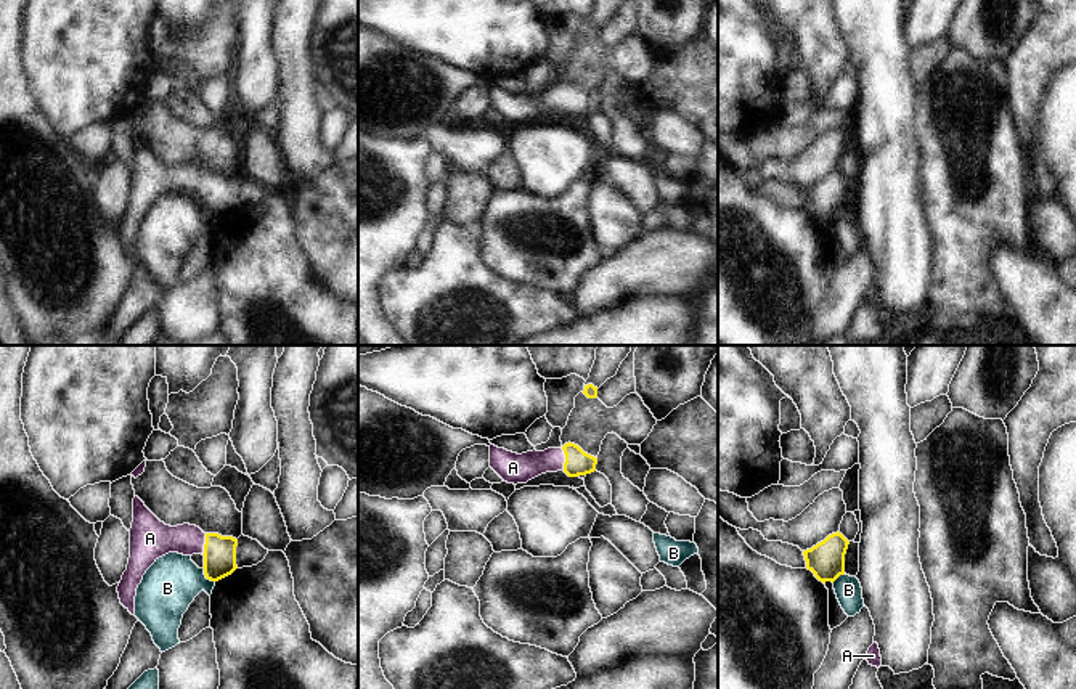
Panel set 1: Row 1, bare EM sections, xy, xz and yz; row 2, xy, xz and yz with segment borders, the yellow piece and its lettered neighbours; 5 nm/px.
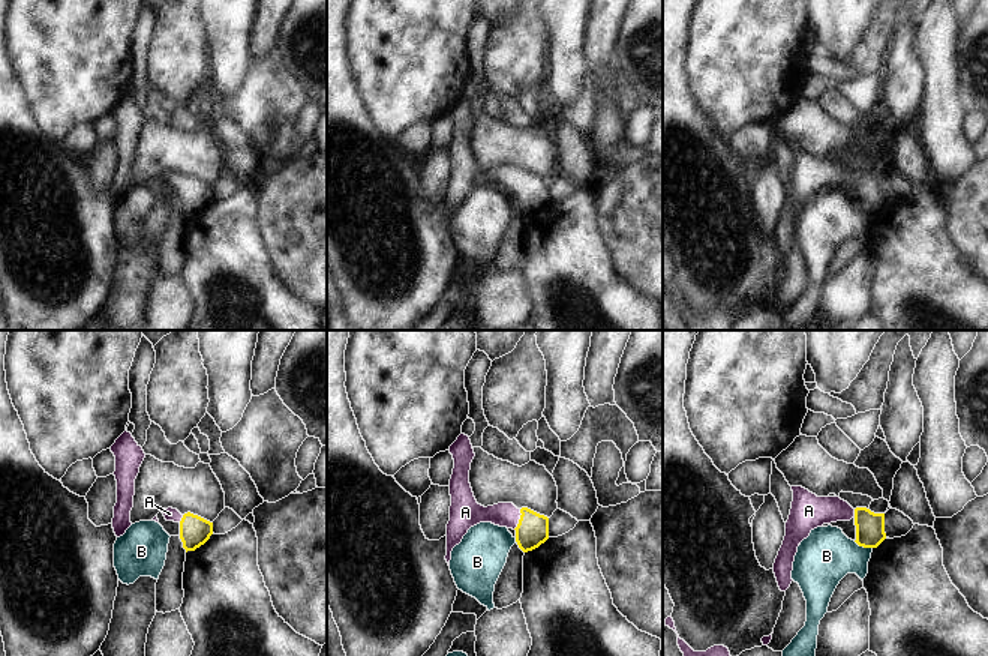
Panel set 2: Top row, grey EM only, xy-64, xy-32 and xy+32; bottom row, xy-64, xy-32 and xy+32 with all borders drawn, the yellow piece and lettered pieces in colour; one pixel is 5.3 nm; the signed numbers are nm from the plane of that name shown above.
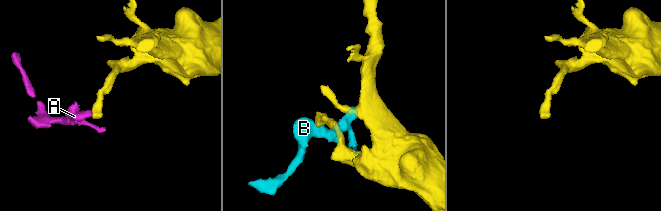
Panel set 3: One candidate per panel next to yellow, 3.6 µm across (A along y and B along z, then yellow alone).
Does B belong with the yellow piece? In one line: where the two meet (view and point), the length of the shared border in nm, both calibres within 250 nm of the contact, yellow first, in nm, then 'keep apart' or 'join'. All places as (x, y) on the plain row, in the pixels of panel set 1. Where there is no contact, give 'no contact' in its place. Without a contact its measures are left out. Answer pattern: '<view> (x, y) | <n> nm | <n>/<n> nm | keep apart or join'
xy (206, 217) | 100 nm | 160/280 nm | keep apart

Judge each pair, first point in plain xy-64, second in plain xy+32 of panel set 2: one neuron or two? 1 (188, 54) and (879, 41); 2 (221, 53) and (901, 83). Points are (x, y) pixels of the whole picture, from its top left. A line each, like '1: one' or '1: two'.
1: one
2: one

